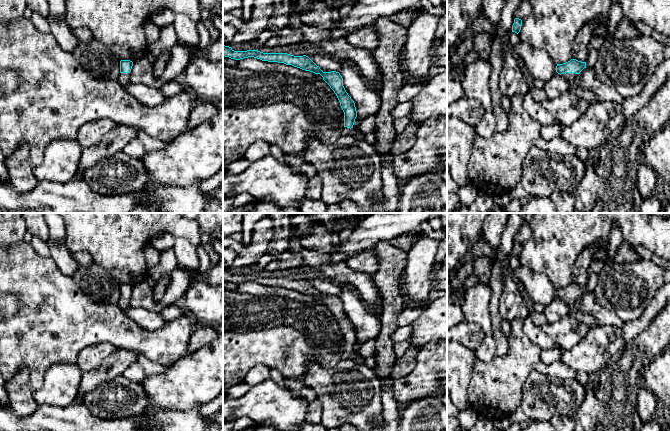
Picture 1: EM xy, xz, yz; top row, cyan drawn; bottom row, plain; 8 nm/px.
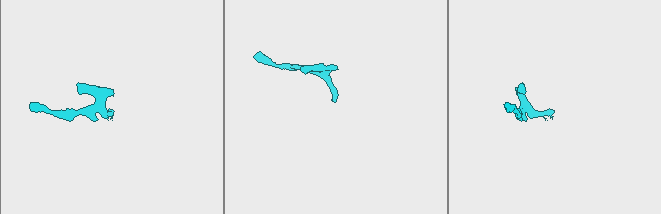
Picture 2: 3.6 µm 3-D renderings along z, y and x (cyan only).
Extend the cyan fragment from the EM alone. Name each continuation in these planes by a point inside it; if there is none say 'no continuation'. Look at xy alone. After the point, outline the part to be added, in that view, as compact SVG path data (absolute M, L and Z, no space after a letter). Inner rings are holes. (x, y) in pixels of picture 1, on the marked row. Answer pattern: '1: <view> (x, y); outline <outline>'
1: xy (123, 79); outline M120 73L117 80L124 88L126 88L129 84L129 77L130 73Z

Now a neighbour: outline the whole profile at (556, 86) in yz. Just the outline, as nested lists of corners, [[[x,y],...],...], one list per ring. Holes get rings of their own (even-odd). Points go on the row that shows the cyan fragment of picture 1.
[[[557,74],[545,83],[544,91],[547,98],[553,99],[567,91],[572,91],[572,87],[562,75]]]

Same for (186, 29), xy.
[[[175,14],[172,24],[176,31],[178,40],[186,45],[196,46],[199,44],[200,37],[197,29],[197,23],[192,21],[184,14]]]

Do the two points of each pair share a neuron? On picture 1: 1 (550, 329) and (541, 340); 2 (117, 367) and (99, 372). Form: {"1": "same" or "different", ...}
{"1": "different", "2": "same"}

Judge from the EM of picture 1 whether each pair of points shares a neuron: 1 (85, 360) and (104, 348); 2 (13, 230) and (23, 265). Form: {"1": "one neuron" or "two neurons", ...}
{"1": "one neuron", "2": "two neurons"}

